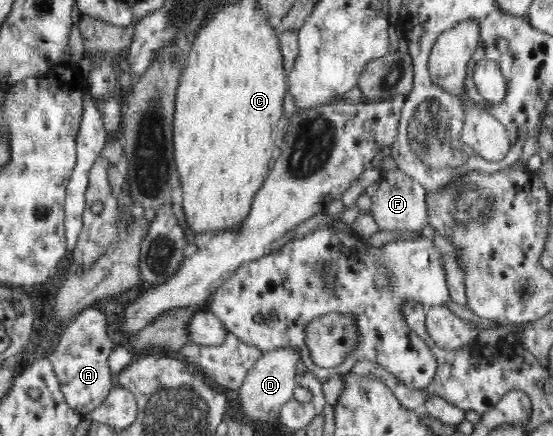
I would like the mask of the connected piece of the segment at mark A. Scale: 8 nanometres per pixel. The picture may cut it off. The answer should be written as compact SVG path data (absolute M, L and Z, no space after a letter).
M94 306L79 313L62 330L62 336L50 358L60 382L61 392L69 407L75 412L81 415L90 414L111 393L114 384L108 359L114 350L115 343L109 338L109 323L104 313Z

